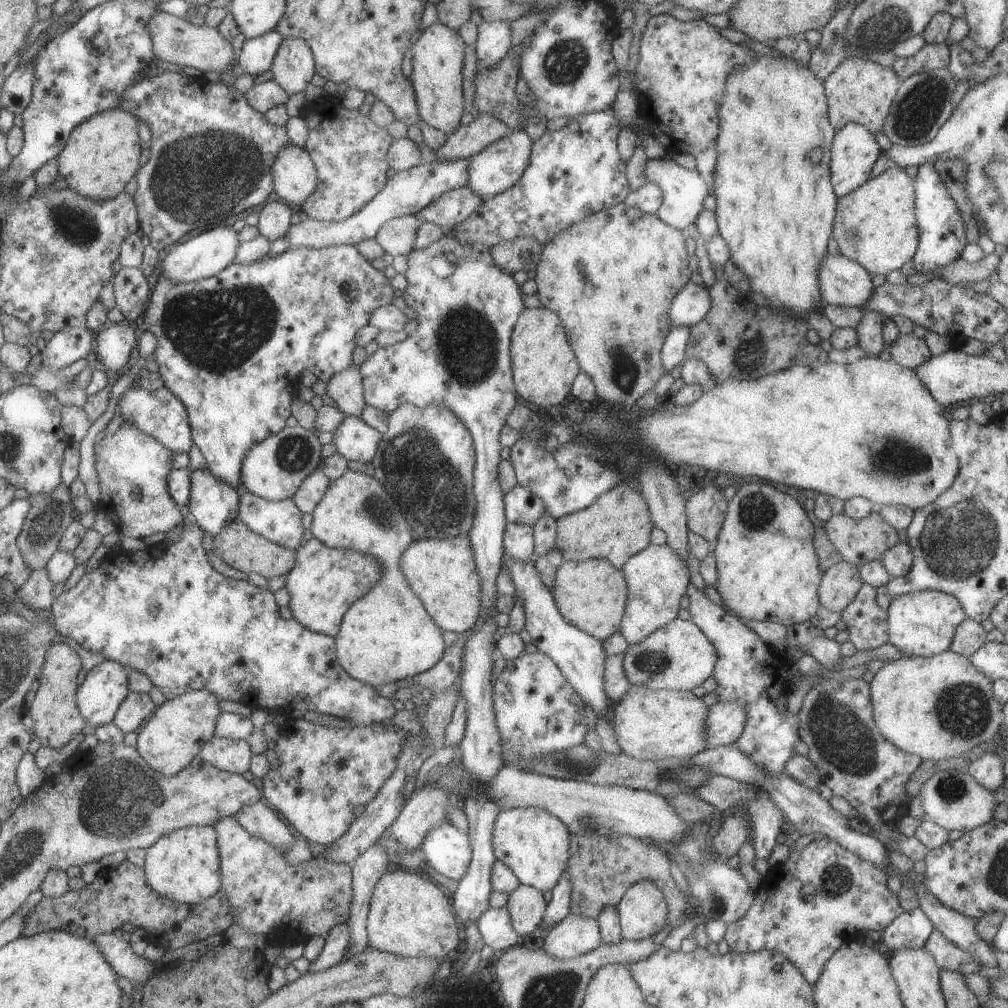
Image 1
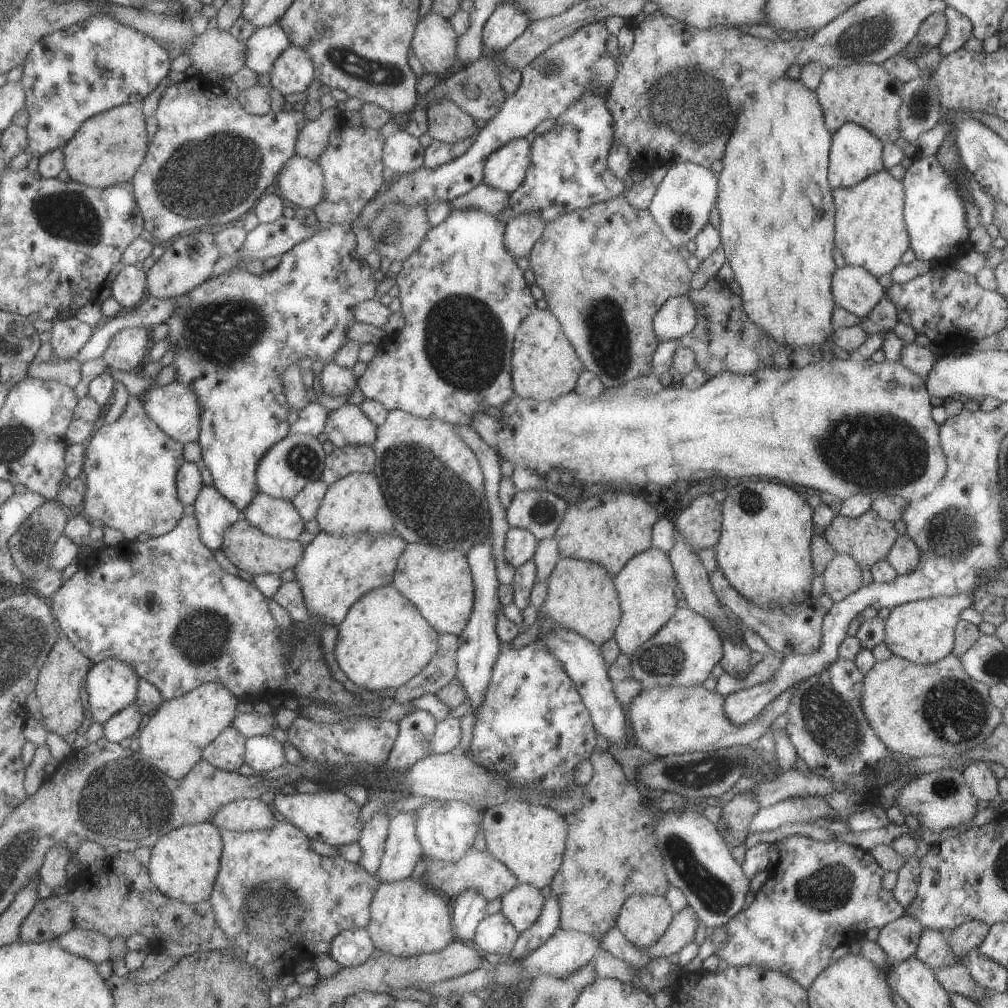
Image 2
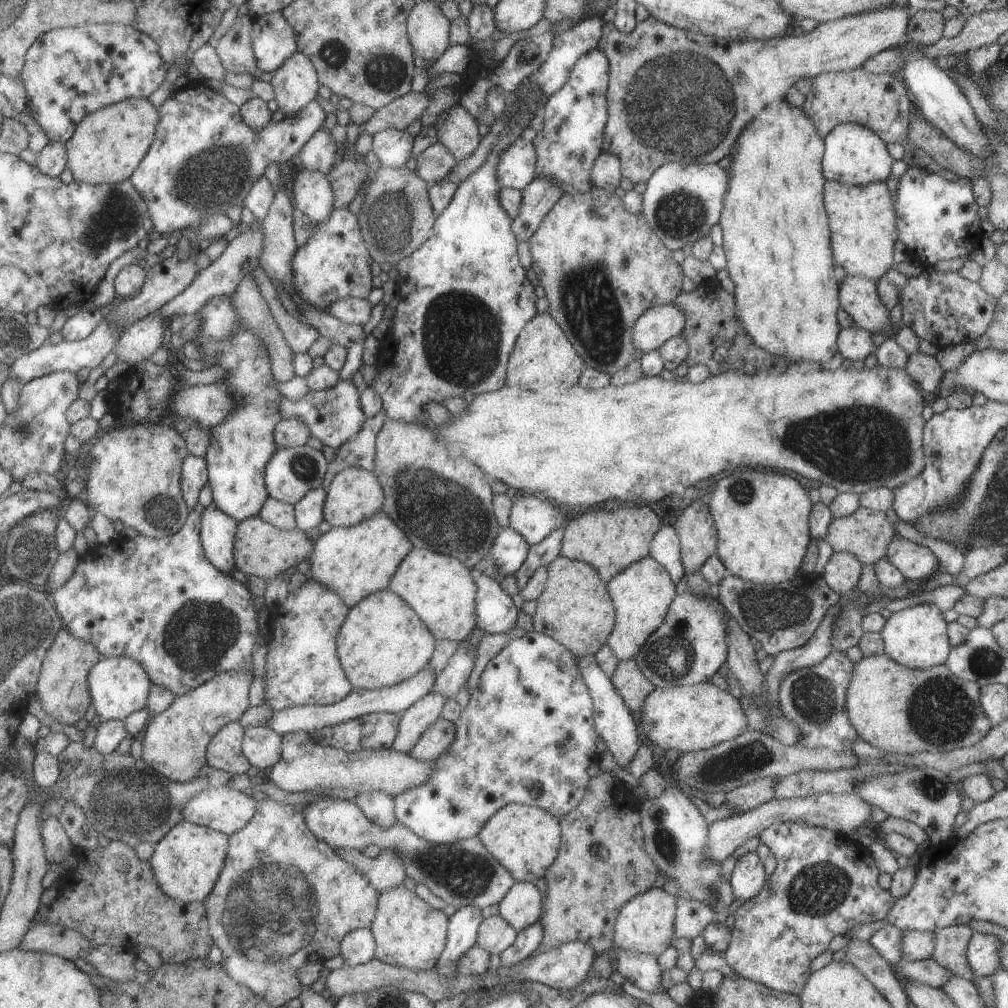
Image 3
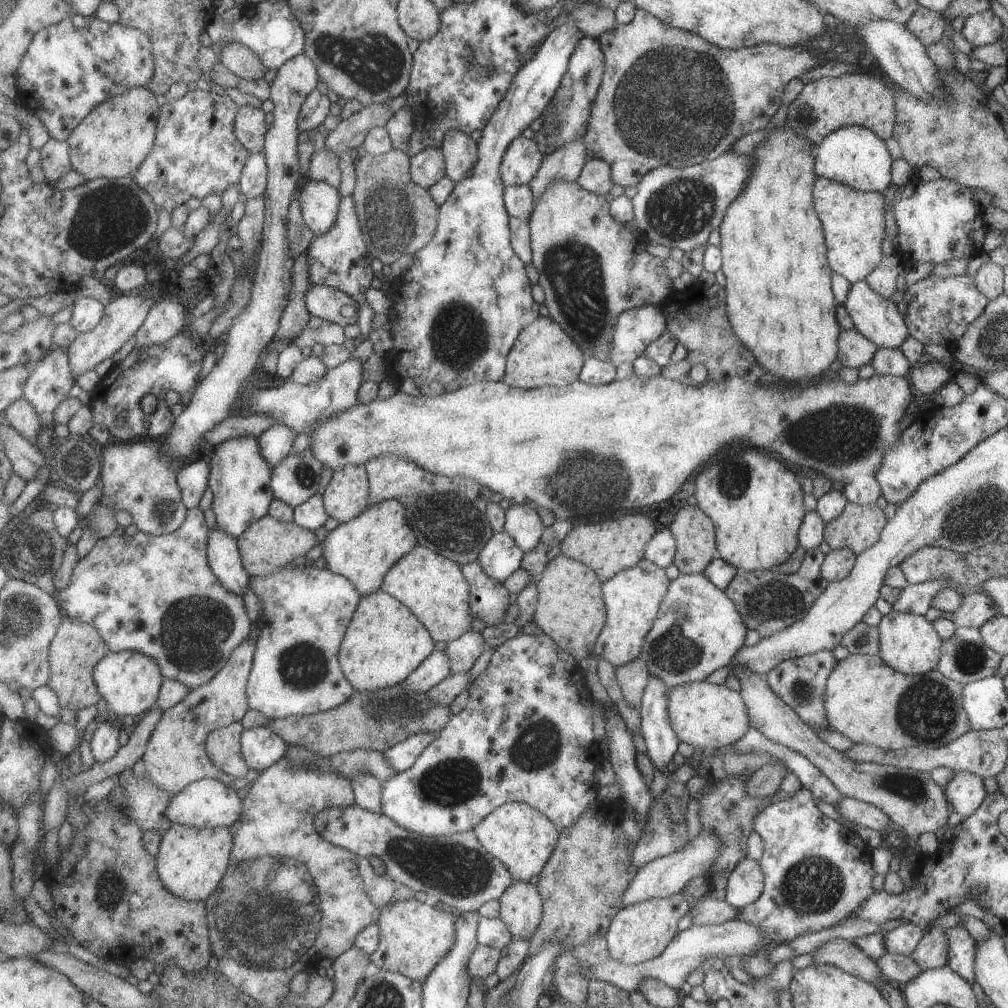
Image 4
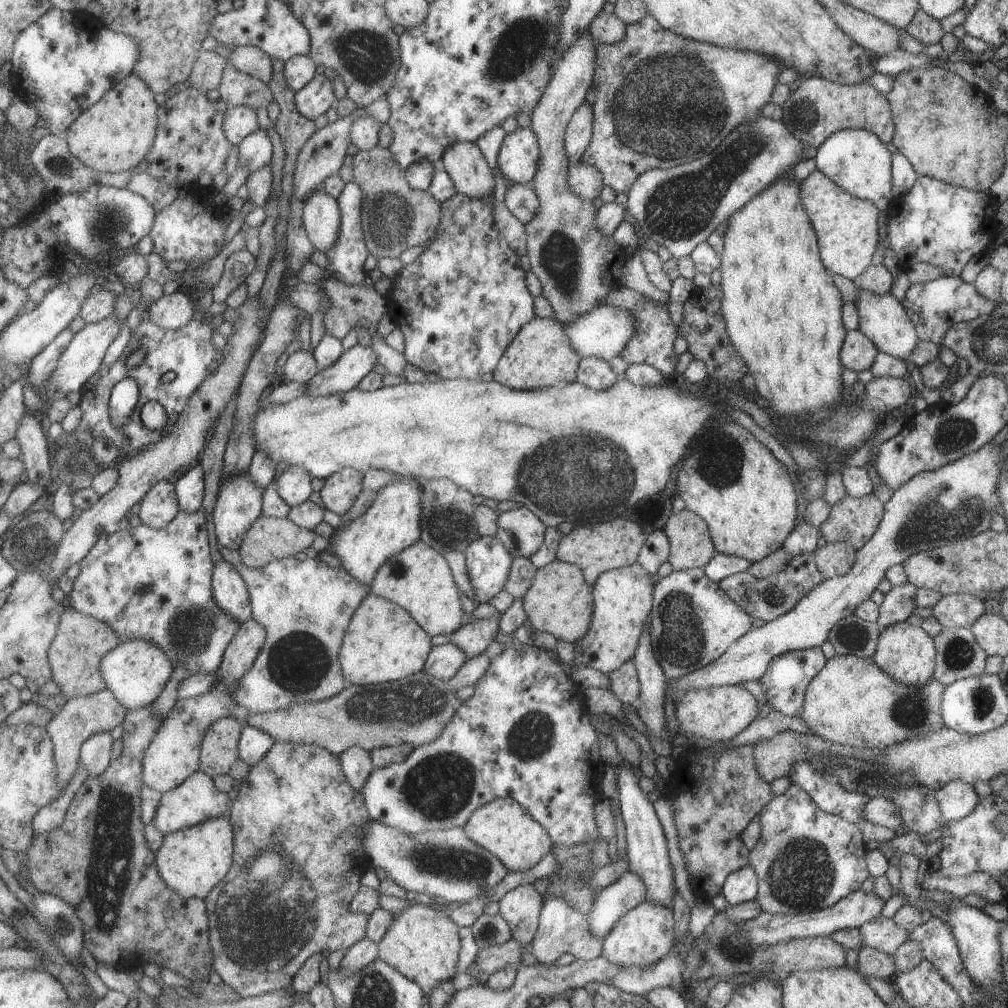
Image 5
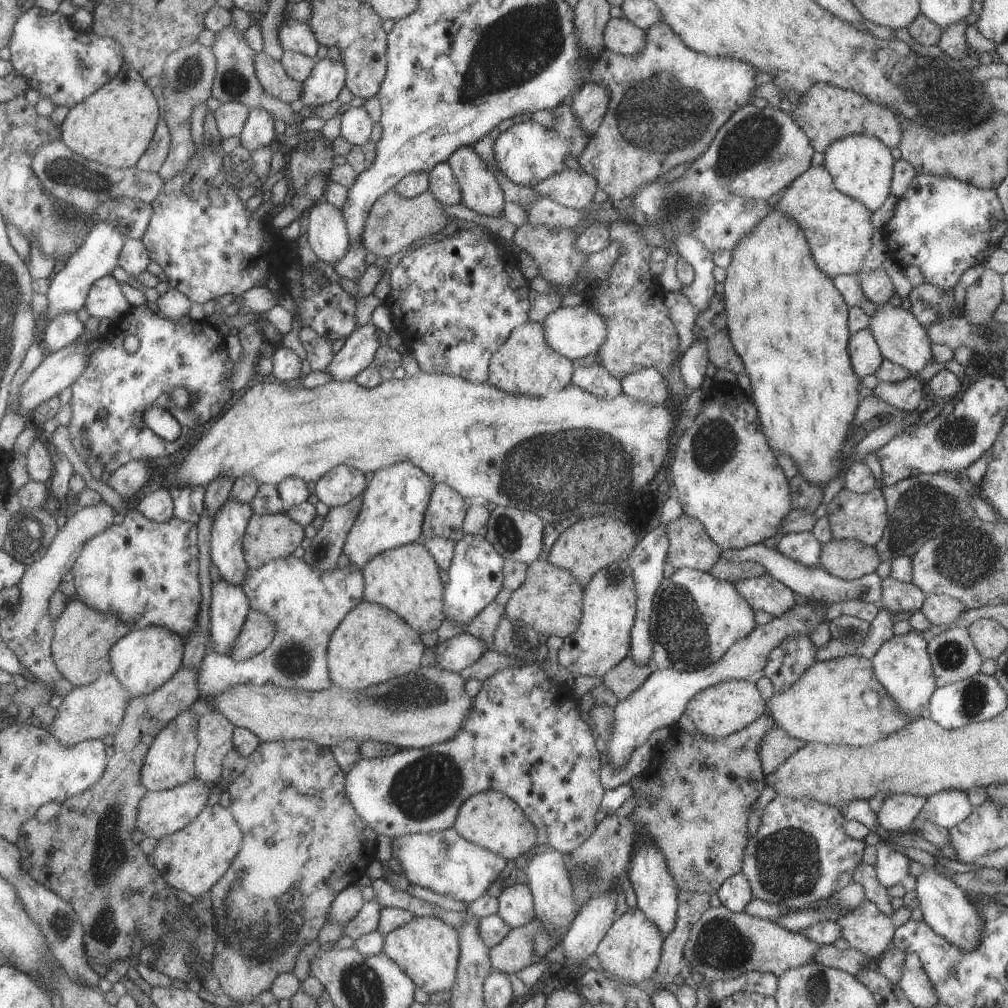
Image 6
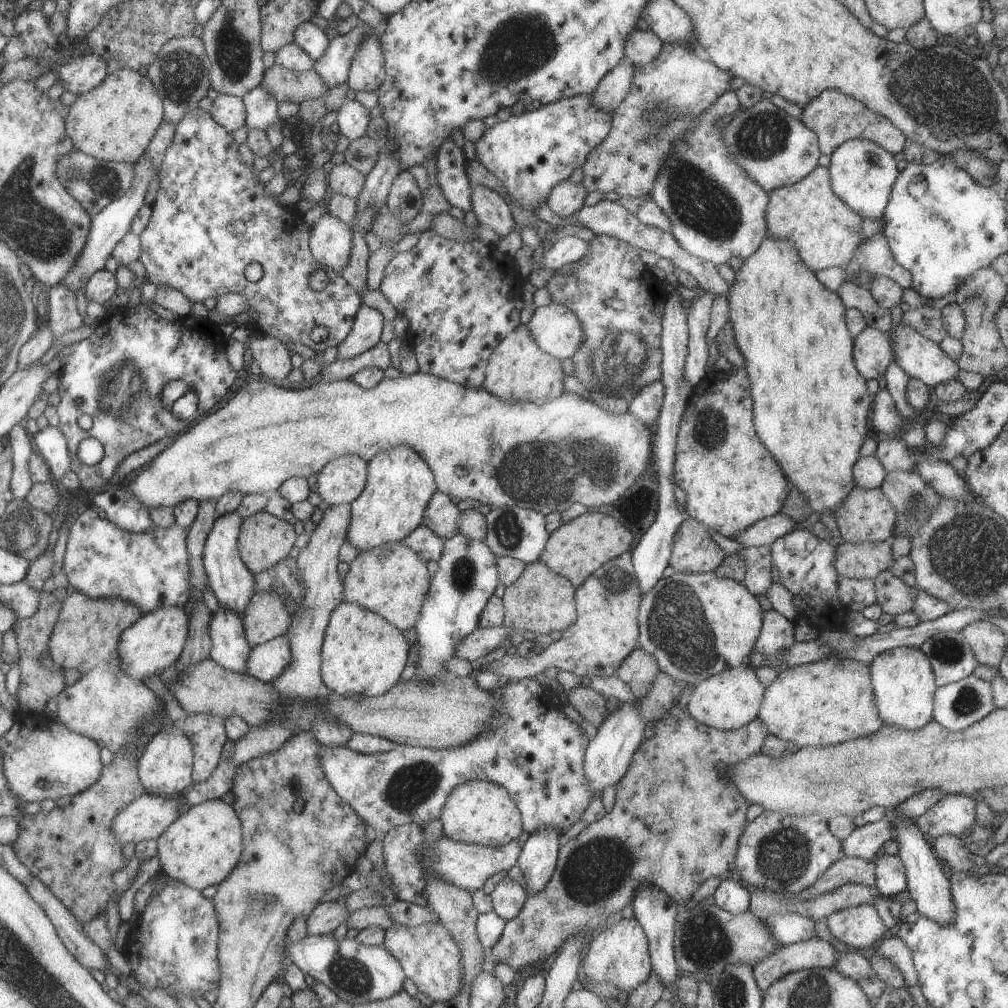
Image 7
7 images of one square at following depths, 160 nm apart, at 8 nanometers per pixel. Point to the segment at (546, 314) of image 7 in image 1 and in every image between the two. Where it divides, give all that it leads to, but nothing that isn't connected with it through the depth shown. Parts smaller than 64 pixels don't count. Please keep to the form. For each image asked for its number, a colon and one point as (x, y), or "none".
1: (691, 303)
2: (676, 316)
3: (658, 323)
4: (636, 328)
5: (602, 332)
6: (574, 332)

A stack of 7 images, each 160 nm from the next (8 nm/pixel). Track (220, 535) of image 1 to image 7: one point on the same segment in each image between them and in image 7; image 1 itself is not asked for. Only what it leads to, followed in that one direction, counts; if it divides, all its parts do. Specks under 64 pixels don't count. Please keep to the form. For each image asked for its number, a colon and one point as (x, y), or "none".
2: (246, 547)
3: (259, 549)
4: (266, 545)
5: (267, 539)
6: (266, 537)
7: (263, 540)

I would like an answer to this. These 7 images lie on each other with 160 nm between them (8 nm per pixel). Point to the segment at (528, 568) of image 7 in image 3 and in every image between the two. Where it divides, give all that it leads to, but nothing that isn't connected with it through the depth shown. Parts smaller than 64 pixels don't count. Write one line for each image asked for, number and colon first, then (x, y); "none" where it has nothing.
3: (575, 609)
4: (569, 608)
5: (558, 602)
6: (549, 601)

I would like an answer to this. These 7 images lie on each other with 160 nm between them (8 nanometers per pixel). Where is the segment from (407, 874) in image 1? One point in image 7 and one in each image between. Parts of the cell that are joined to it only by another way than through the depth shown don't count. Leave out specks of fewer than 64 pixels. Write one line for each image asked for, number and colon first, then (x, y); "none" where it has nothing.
2: (407, 918)
3: (408, 932)
4: (412, 936)
5: (422, 944)
6: (426, 949)
7: (430, 958)

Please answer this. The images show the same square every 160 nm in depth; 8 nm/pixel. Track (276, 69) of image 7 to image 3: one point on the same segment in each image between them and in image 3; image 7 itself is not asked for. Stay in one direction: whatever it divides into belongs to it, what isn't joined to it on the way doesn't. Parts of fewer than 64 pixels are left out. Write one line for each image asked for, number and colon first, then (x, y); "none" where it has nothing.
3: (234, 49)
4: (237, 58)
5: (252, 61)
6: (270, 74)

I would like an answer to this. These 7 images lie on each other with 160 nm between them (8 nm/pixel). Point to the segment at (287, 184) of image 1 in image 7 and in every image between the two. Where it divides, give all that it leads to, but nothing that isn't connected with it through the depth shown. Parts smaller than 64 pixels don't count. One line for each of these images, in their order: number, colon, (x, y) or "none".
2: (300, 182)
3: (313, 196)
4: (318, 201)
5: (320, 216)
6: (327, 236)
7: (330, 240)

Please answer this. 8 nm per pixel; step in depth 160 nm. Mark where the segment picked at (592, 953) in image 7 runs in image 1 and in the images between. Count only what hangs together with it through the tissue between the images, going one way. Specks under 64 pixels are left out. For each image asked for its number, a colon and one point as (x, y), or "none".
1: (642, 912)
2: (642, 919)
3: (644, 924)
4: (639, 932)
5: (644, 935)
6: (631, 948)

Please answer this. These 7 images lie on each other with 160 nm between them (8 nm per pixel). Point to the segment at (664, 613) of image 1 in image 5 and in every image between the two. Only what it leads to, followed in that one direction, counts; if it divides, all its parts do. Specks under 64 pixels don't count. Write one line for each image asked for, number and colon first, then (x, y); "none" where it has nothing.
2: (645, 586)
3: (641, 593)
4: (631, 598)
5: (622, 597)

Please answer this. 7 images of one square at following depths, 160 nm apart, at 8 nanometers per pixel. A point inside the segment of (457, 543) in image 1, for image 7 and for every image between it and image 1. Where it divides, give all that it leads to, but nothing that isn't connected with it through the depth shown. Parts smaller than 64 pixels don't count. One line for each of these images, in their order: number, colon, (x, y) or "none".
2: (438, 582)
3: (440, 589)
4: (432, 587)
5: (417, 579)
6: (405, 580)
7: (390, 579)

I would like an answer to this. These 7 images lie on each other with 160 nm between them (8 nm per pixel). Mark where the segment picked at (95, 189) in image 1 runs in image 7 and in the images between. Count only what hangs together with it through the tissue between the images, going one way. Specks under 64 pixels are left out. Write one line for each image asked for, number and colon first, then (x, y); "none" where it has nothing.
2: (107, 149)
3: (107, 144)
4: (111, 141)
5: (113, 135)
6: (113, 126)
7: (114, 121)

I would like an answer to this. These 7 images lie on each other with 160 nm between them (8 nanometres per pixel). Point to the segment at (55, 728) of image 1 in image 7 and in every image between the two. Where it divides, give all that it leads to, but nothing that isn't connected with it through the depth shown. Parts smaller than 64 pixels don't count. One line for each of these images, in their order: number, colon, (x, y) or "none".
2: (57, 692)
3: (63, 693)
4: (78, 647)
5: (80, 642)
6: (82, 638)
7: (86, 632)

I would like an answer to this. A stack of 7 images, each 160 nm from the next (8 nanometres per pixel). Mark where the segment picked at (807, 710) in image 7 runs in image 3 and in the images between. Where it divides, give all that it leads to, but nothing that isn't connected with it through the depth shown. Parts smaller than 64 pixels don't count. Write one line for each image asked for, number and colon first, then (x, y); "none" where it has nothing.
3: (900, 710)
4: (871, 704)
5: (850, 702)
6: (825, 704)

